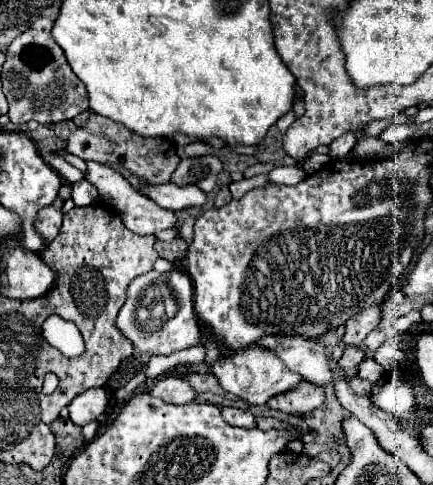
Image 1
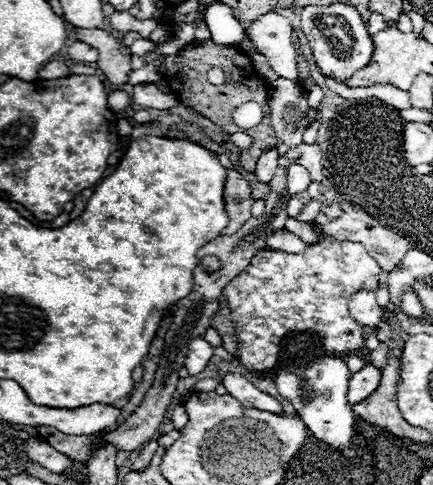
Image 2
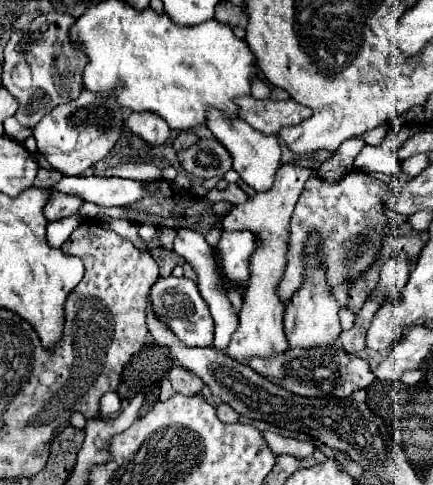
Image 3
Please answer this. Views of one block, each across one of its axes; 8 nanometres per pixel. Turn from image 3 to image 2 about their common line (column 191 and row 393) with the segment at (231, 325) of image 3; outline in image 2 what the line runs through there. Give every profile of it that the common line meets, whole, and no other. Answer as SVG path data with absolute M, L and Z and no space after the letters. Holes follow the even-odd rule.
M226 374L222 378L224 388L228 390L230 396L234 396L242 406L248 408L258 408L258 410L266 410L272 414L280 414L282 412L282 404L278 400L274 400L272 396L260 392L248 378L244 378L242 374Z

